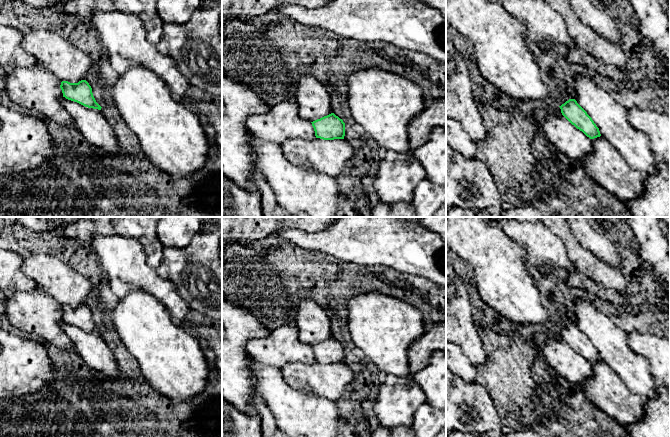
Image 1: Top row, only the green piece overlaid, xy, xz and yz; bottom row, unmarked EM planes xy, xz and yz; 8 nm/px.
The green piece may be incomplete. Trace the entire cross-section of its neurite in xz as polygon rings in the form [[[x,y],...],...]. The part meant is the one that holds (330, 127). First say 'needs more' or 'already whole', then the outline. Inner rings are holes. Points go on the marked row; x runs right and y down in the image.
already whole; [[[334,113],[317,119],[311,123],[316,138],[323,140],[344,139],[345,123]]]

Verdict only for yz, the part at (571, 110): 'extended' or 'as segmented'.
as segmented

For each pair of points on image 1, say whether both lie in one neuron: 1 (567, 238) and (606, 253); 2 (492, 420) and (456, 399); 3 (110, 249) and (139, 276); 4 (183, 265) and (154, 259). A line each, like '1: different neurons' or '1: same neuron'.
1: different neurons
2: same neuron
3: same neuron
4: different neurons

